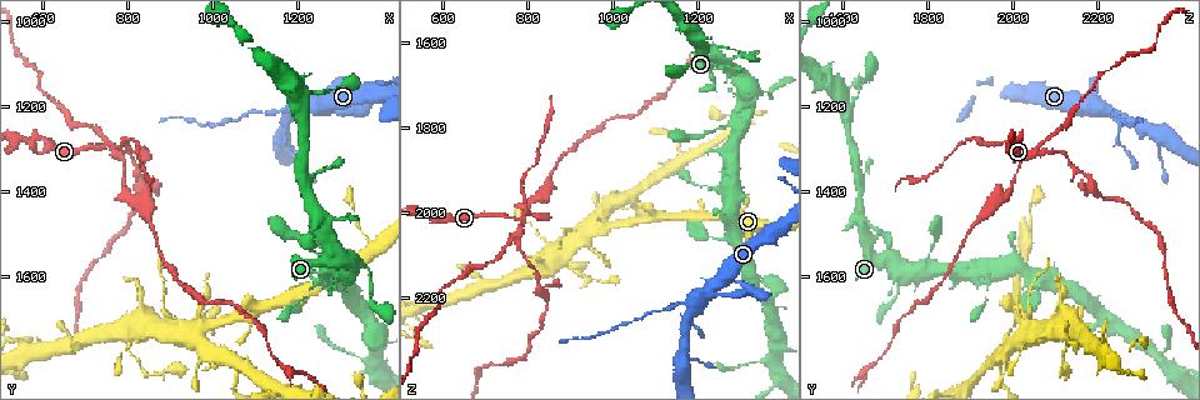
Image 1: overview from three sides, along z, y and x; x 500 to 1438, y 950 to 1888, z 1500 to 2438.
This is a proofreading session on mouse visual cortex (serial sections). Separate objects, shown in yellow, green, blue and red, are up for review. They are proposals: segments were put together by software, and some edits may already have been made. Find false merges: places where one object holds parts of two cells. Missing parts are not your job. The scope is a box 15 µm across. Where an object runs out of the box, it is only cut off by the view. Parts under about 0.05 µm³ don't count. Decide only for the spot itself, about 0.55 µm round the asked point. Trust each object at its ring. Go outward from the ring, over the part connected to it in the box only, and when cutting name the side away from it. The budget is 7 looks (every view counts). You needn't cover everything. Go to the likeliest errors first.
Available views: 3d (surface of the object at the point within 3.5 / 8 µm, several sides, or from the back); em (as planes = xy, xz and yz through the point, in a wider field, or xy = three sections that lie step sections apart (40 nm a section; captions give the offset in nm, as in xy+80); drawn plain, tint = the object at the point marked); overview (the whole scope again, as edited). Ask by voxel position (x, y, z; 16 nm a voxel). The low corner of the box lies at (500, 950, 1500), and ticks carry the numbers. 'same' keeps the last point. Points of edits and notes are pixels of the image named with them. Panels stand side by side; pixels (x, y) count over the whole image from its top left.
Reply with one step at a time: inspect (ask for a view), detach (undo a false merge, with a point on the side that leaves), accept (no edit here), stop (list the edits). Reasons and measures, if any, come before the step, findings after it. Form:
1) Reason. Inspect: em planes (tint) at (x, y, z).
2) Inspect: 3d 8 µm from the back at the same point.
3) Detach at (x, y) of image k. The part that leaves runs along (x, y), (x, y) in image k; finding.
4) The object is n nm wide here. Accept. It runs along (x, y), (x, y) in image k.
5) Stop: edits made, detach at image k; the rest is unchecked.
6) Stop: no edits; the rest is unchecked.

Branch point. Inspect: 3d 8 µm at (785, 1310, 2040).

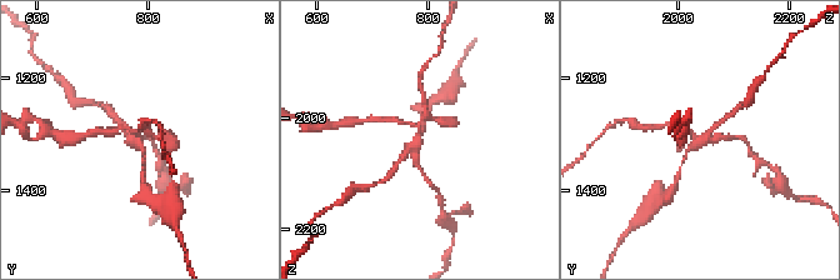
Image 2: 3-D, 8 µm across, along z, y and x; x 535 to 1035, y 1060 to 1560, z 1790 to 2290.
Inspect: 3d 3.5 µm at (785, 1305, 2035).

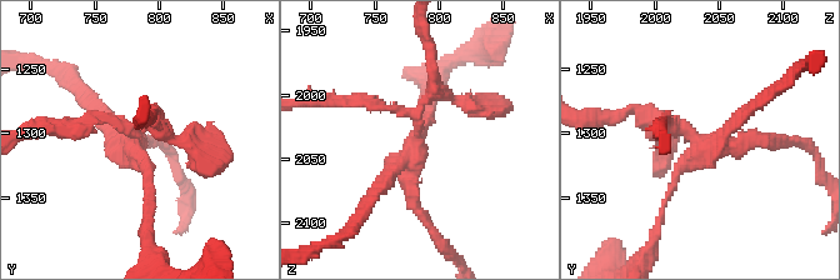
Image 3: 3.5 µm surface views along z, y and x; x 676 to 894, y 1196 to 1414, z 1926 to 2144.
Inspect: em xy step 2 (tint) at (784, 1304, 2036).

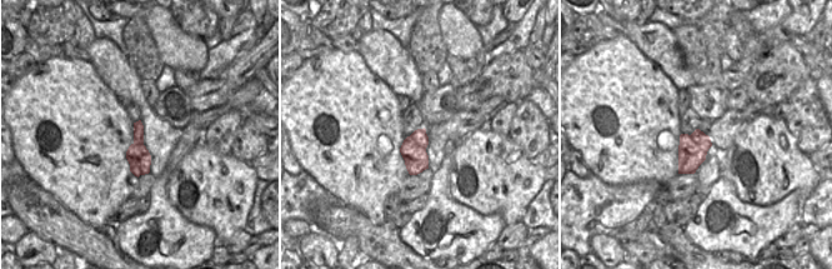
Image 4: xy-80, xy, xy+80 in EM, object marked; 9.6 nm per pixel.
Detach at (163, 125) of image 3. The part that leaves runs along (679, 125), (708, 144), (781, 140) in image 3; a second cell is stuck on.

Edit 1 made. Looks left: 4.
Thick turns thin. Inspect: 3d 3.5 µm at (805, 1750, 2125).

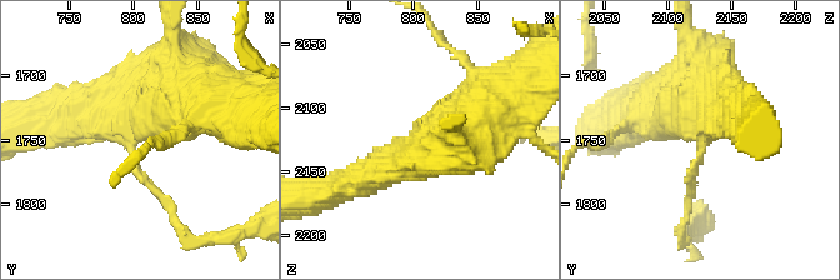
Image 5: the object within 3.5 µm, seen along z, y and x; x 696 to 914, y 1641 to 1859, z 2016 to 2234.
Inspect: em xy step 3 (tint) at (798, 1752, 2130).

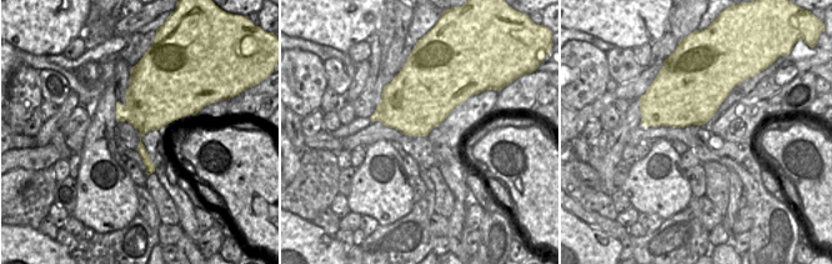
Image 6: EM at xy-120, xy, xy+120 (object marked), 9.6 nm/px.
The object is 550 nm wide here. Accept. It runs along (681, 96), (704, 124), (689, 208) in image 5; one cell here.

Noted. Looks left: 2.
Sharp bend. Inspect: 3d 3.5 µm at (1205, 1210, 1605).

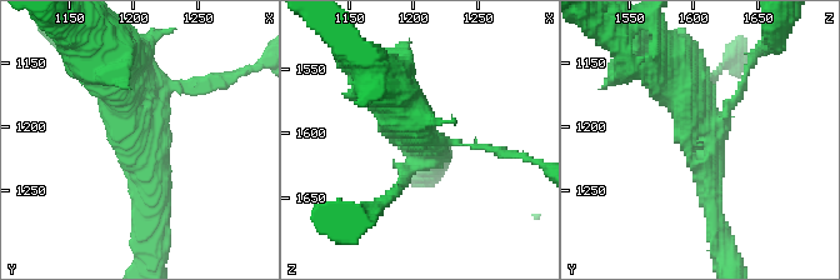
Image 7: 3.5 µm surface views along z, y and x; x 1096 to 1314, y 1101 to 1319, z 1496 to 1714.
4 arms meet here; the arms are 100, 150, 300, 600 nm wide; now the EM. Inspect: em xy step 2 (tint) at (1208, 1204, 1612).

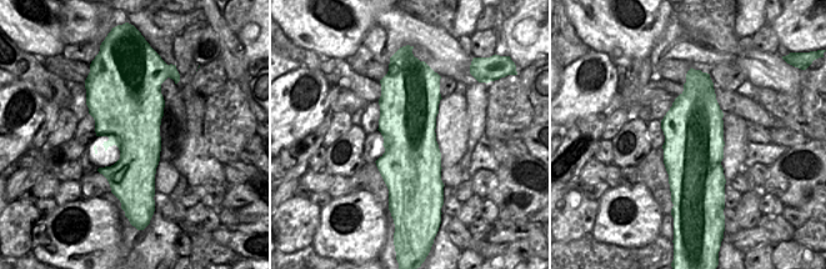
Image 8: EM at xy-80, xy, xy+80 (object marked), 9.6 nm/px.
Accept. It runs along (714, 215), (708, 131), (669, 63) in image 7; all the same cell.

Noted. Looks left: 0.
Stop: edits made, detach at image 3; the rest is unchecked.

